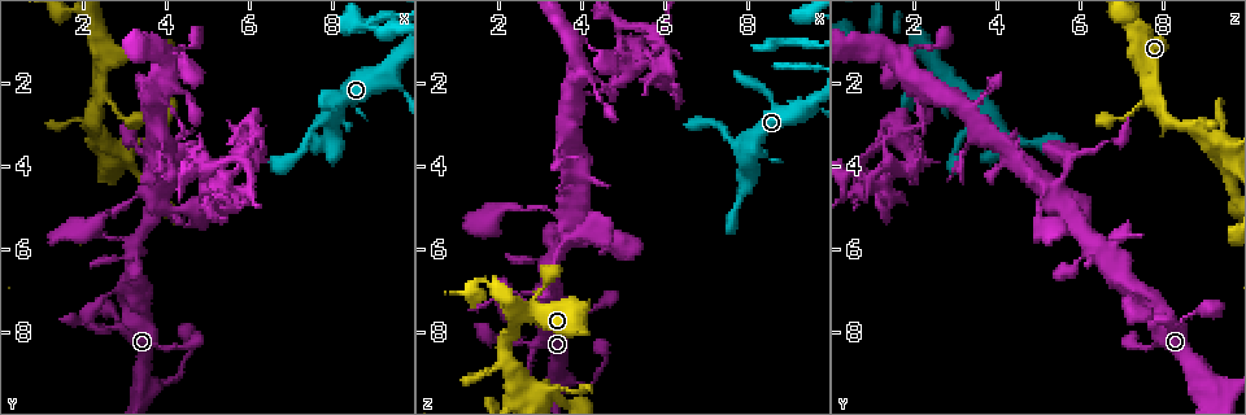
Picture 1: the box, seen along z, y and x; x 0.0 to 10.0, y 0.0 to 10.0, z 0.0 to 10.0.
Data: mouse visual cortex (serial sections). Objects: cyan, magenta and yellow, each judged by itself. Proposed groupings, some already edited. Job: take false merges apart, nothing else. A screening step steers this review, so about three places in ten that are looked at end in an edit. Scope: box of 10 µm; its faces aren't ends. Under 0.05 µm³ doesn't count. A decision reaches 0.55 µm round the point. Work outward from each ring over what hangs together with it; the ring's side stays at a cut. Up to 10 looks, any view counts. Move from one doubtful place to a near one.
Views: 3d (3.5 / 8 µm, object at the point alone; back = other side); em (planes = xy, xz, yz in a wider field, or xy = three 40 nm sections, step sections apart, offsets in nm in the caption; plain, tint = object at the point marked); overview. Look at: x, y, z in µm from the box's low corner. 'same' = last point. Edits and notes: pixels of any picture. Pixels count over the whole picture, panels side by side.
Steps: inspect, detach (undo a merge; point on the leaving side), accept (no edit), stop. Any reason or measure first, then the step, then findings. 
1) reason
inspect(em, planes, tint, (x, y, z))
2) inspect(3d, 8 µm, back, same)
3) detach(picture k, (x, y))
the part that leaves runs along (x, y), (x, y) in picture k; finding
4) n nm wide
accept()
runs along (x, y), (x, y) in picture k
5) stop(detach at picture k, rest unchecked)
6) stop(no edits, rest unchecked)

thin arm on a thick one
inspect(3d, 8 µm, (7.85, 2.80, 3.55))

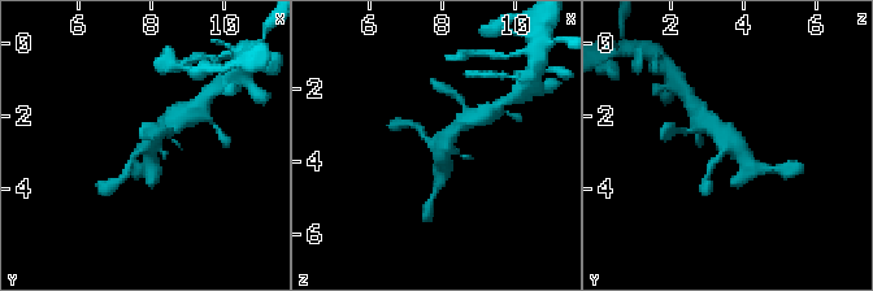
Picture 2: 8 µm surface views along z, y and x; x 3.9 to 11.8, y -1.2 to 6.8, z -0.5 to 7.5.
closer look
inspect(3d, 3.5 µm, back, same)

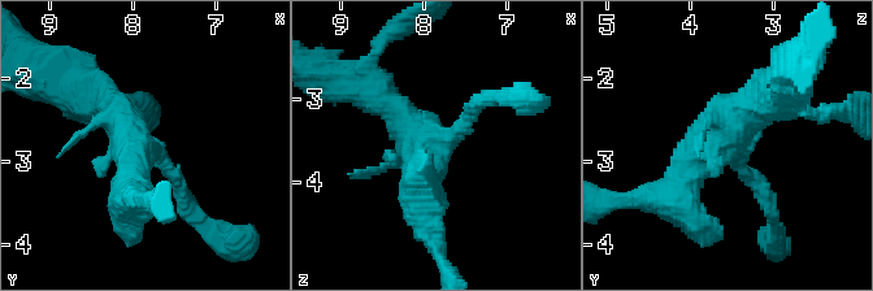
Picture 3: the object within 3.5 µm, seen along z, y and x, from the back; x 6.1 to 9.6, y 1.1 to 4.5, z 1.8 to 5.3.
inspect(em, planes, tint, (7.80, 2.80, 3.55))

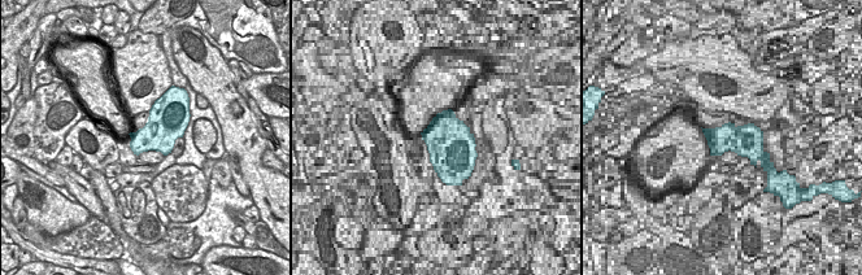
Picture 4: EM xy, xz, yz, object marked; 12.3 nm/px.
accept()
one cell here

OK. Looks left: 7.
thick turns thin
inspect(3d, 3.5 µm, (4.15, 2.75, 2.25))

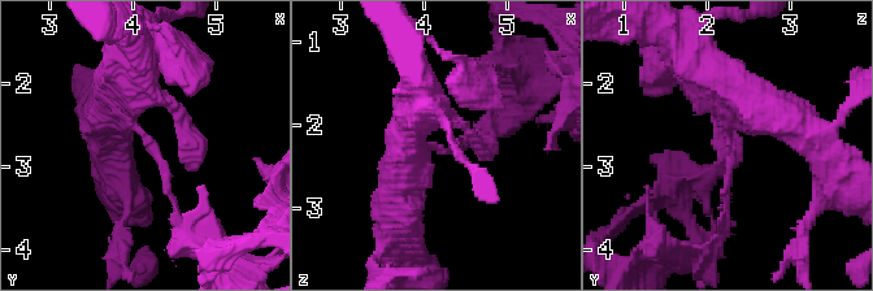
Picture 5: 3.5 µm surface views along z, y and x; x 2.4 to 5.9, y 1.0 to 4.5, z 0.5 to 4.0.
inspect(em, xy, step 3, tint, (4.20, 2.75, 2.30))

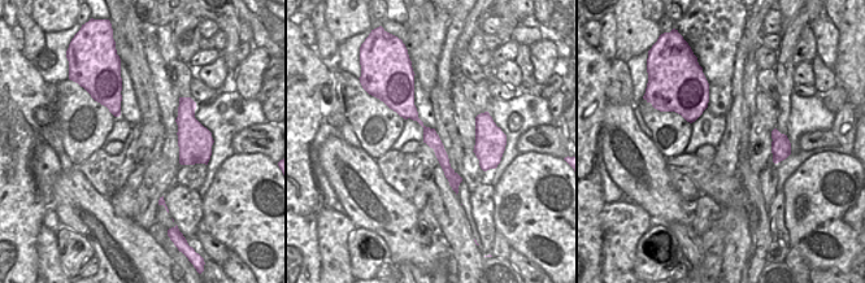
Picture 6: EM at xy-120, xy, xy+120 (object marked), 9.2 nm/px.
140 nm wide
detach(picture 5, (166, 187))
the part that leaves runs along (150, 146), (177, 217), (209, 257) in picture 5; two cells meet here

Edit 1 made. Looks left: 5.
inspect(overview)

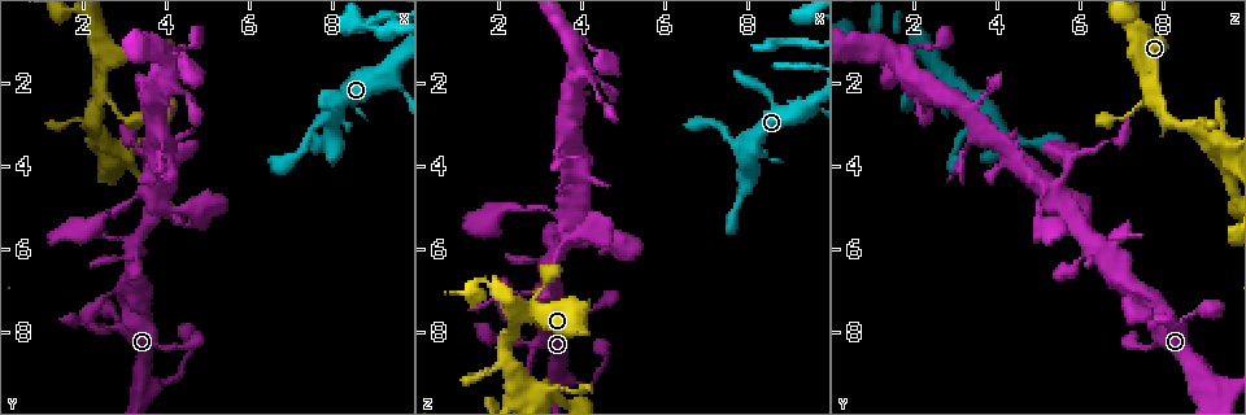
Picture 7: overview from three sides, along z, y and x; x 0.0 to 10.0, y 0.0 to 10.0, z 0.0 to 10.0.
three-way junction
inspect(3d, 3.5 µm, (2.35, 2.15, 7.70))

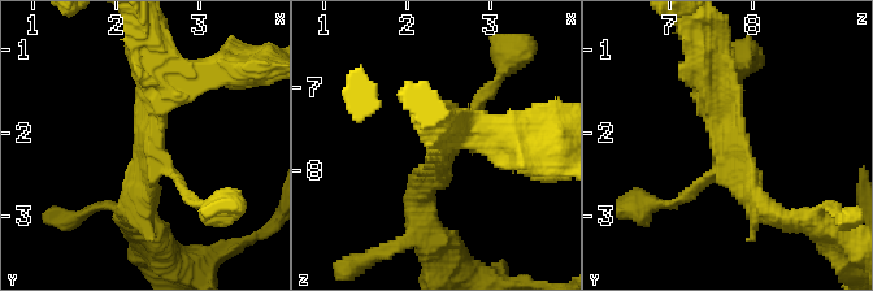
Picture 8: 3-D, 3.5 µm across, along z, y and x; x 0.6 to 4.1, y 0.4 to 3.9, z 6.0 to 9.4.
3 arms; arms of 150, 300, 350 nm; shape alone is not enough
inspect(em, xy, step 1, tint, (2.40, 2.15, 7.75))

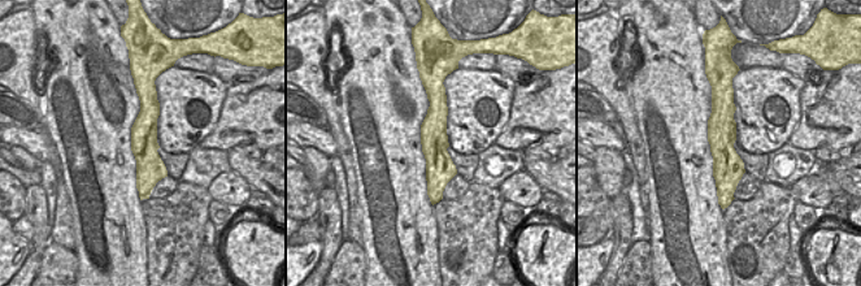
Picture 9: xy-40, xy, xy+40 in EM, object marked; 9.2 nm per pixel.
accept()
runs along (711, 75), (750, 196), (773, 216) in picture 8; continuous, no second cell

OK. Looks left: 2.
stop(detach at picture 5, rest unchecked)

